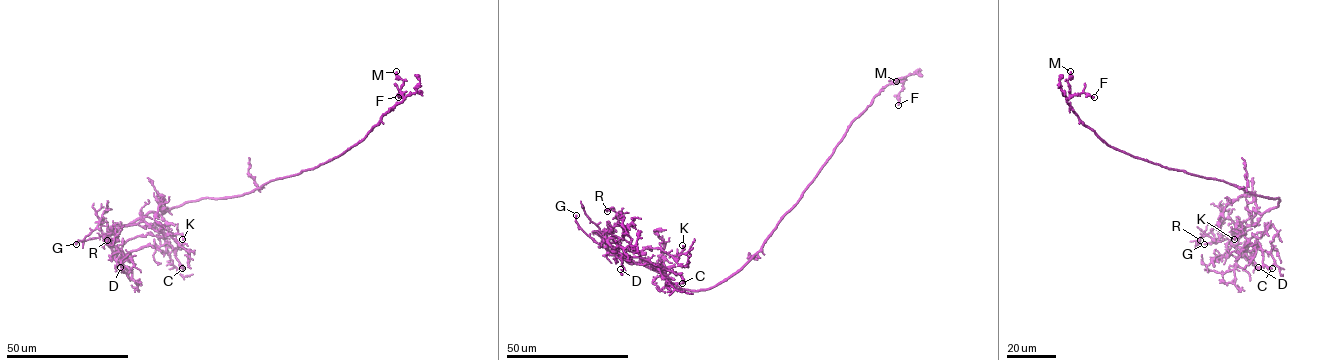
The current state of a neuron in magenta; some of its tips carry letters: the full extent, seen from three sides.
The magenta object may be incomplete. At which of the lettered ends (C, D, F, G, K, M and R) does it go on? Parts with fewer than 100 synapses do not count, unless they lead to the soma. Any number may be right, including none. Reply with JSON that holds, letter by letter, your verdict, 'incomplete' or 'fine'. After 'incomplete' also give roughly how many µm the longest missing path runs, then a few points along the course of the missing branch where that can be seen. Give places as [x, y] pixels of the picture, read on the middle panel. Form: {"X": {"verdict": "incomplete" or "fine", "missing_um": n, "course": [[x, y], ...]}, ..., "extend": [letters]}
{"C": {"verdict": "fine"}, "D": {"verdict": "fine"}, "F": {"verdict": "fine"}, "G": {"verdict": "incomplete", "missing_um": 35}, "K": {"verdict": "fine"}, "M": {"verdict": "fine"}, "R": {"verdict": "fine"}, "extend": ["G"]}

